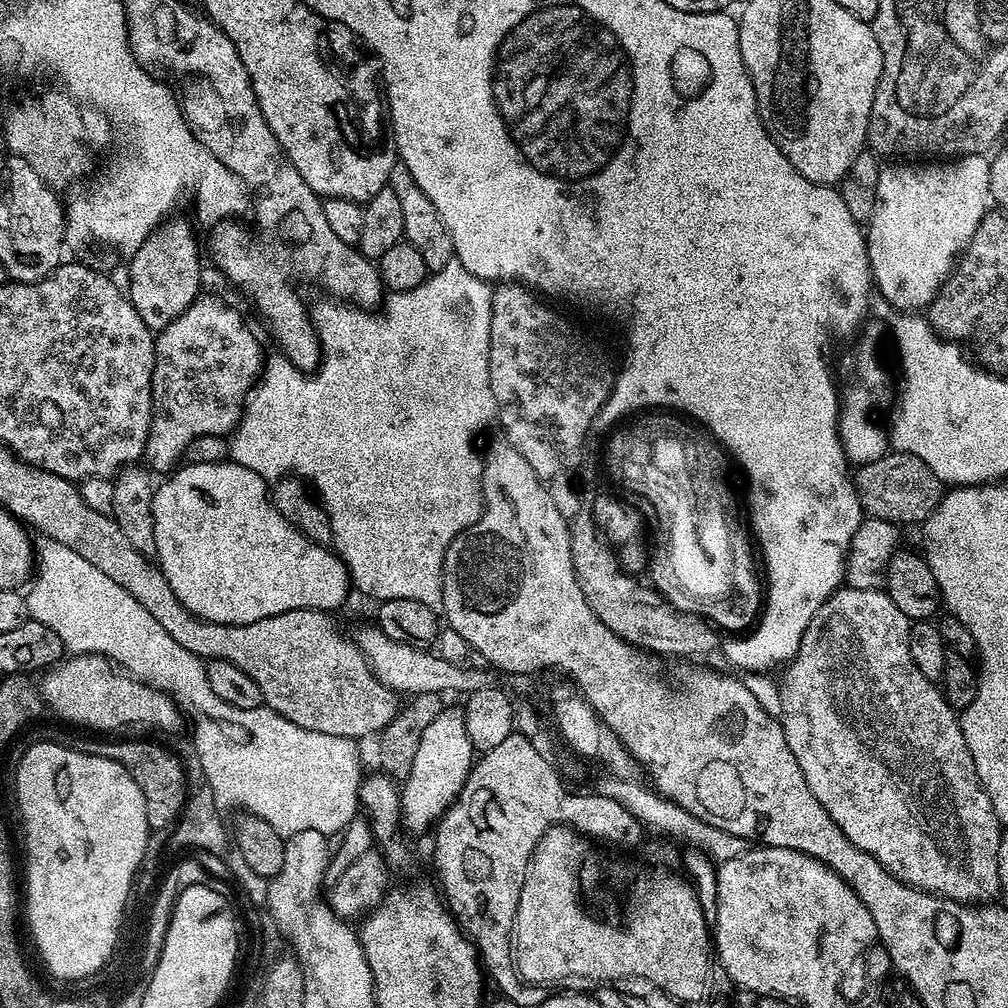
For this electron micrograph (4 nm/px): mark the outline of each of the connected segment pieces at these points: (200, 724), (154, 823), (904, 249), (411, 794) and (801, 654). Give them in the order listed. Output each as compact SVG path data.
M44 538L39 541L38 567L26 595L29 617L42 622L42 626L50 626L50 630L62 638L69 653L105 656L135 680L141 680L171 698L190 721L190 728L192 724L196 760L204 771L204 780L209 784L205 785L210 789L217 808L244 808L240 810L262 818L279 836L285 838L298 834L298 830L340 834L350 821L357 819L362 779L357 741L294 726L294 722L282 718L267 706L239 708L230 706L230 702L222 702L222 698L210 690L205 661L178 646L178 642L174 642L174 638L162 630L162 625L155 618L150 618L150 610L122 590L114 578L106 578L98 566L90 566L90 562L86 562L82 555L54 540Z
M68 730L72 732L60 732L54 736L55 743L64 744L67 748L77 748L80 752L86 754L94 754L95 756L105 756L114 762L118 762L126 771L132 775L134 782L138 782L138 790L142 790L142 798L146 798L146 818L148 819L149 829L156 828L171 829L179 820L181 812L184 811L184 805L187 804L190 795L190 787L188 788L188 780L184 777L184 764L171 752L168 748L163 748L160 744L151 744L148 740L116 740L112 738L103 744L103 739L97 738L92 734L81 734L76 730Z
M987 155L948 158L943 162L892 162L881 167L878 198L874 214L866 225L868 261L872 267L874 288L901 313L912 314L927 309L940 293L944 281L952 275L961 252L970 242L974 230L984 221L990 208L990 160Z
M445 707L422 734L422 742L418 742L418 751L414 753L414 766L410 766L410 774L402 782L400 815L403 827L409 833L424 832L427 828L429 831L458 798L473 763L474 749L470 734L466 734L463 711L459 707Z
M841 586L832 593L832 597L826 602L822 602L822 606L818 606L818 610L814 614L814 618L810 618L810 626L806 626L806 634L802 634L802 642L798 646L796 656L787 665L788 673L784 676L783 682L779 685L780 689L780 715L778 717L780 725L784 727L784 741L790 746L790 750L794 754L794 758L798 758L798 766L802 766L802 774L806 778L806 786L810 786L810 794L814 794L814 798L818 798L818 802L826 810L826 814L830 814L830 818L834 818L834 822L842 830L842 834L846 834L846 838L850 842L854 842L854 846L858 846L858 850L866 850L866 854L870 854L874 858L878 858L880 865L886 869L891 876L897 876L901 882L910 885L912 888L920 888L923 892L932 892L936 896L945 896L951 900L962 900L966 904L979 904L981 902L992 902L1001 895L1000 879L998 878L998 846L1000 845L1000 837L1002 835L1002 825L998 814L994 814L994 806L990 806L990 798L986 794L986 790L980 785L978 774L974 770L974 762L970 750L966 746L966 738L960 729L960 718L957 709L951 708L948 699L945 698L943 691L933 681L926 678L926 674L922 674L922 670L918 670L918 666L914 666L914 657L910 655L910 630L912 624L906 616L891 601L888 594L880 588L850 588Z

